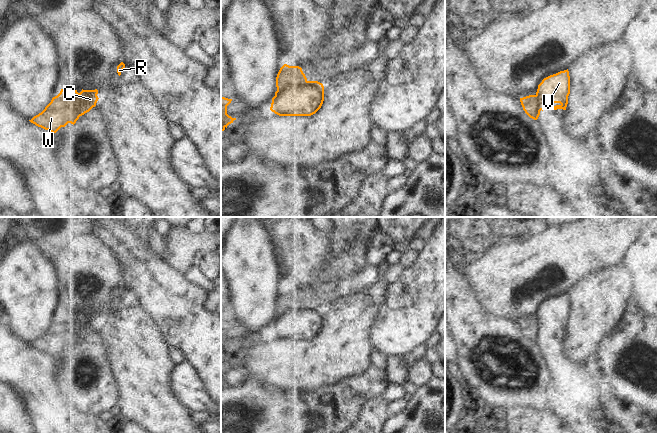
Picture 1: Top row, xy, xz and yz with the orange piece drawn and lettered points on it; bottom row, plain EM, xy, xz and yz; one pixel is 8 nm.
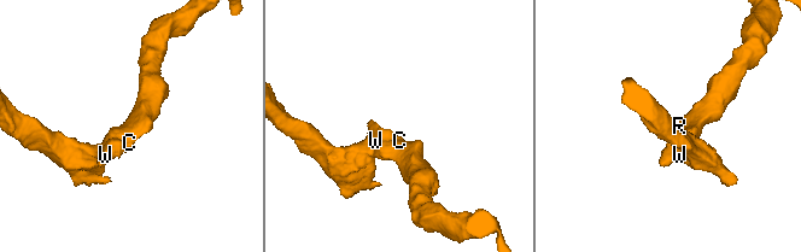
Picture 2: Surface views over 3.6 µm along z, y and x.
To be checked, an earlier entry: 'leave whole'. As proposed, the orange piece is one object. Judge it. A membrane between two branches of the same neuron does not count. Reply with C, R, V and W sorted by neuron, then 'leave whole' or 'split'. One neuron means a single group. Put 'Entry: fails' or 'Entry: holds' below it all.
C R V / W; split
Entry: fails

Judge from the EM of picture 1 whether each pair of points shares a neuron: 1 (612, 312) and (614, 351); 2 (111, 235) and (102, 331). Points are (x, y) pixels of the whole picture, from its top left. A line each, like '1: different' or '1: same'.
1: different
2: different

